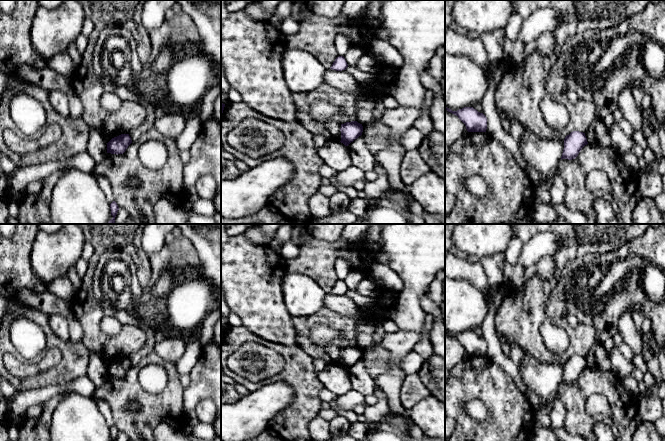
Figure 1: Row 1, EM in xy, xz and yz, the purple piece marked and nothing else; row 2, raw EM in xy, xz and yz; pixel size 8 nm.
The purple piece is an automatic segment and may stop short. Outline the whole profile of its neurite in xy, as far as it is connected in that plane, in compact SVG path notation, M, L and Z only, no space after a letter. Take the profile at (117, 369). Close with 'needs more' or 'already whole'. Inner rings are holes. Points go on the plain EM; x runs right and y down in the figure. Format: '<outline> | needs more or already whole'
M121 358L107 367L107 377L123 378L131 367L132 364L129 358Z | already whole

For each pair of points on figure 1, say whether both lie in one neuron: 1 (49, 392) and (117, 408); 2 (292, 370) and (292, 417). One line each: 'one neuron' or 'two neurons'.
1: two neurons
2: one neuron

